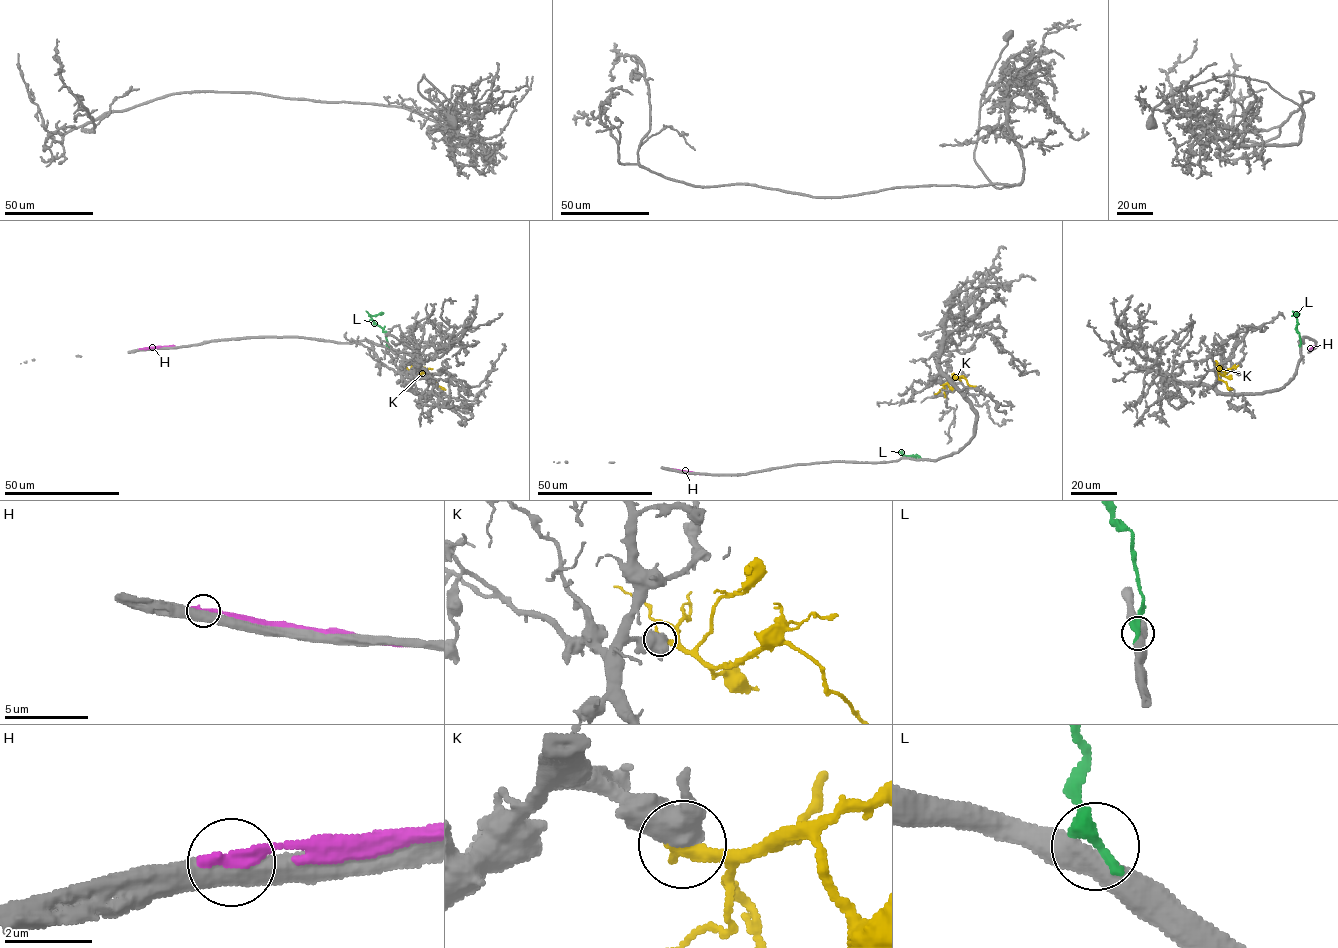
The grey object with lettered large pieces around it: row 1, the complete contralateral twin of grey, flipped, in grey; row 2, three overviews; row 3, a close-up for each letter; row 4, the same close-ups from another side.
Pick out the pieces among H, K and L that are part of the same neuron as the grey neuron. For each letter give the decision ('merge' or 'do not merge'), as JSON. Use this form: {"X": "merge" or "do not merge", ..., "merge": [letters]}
{"H": "do not merge", "K": "merge", "L": "do not merge", "merge": ["K"]}

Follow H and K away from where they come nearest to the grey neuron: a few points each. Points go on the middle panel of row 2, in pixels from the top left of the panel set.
H: (673, 469), (707, 474)
K: (941, 384), (961, 376), (976, 391)

